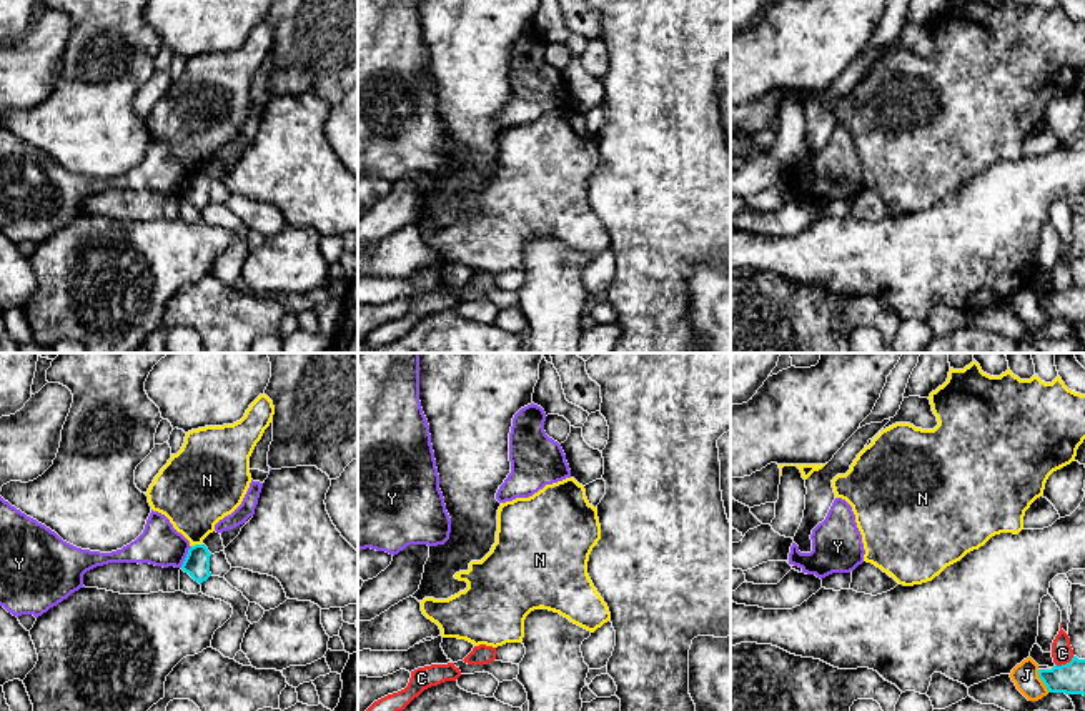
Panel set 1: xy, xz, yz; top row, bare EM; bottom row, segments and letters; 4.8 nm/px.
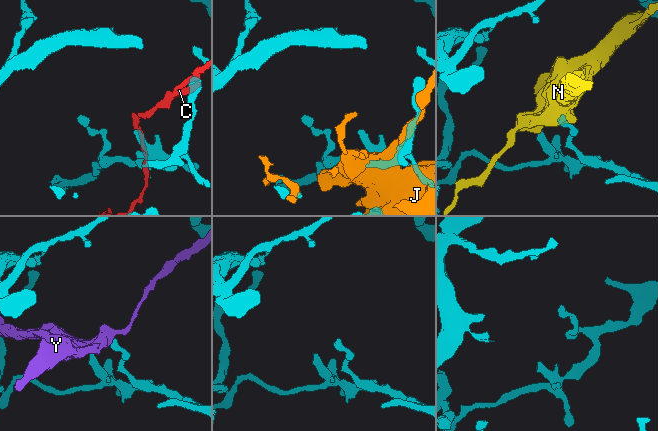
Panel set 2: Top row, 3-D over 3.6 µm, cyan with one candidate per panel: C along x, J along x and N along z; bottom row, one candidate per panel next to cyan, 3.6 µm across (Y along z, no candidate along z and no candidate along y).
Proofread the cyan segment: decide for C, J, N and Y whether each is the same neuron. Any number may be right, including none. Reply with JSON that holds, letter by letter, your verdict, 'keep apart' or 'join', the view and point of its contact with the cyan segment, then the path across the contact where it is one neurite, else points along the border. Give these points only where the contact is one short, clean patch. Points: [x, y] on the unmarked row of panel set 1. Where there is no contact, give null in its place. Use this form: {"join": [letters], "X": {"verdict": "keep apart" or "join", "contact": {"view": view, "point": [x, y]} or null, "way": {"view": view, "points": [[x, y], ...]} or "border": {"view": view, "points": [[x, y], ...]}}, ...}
{"join": [], "C": {"verdict": "keep apart", "contact": {"view": "yz", "point": [1064, 292]}}, "J": {"verdict": "keep apart", "contact": {"view": "yz", "point": [1042, 307]}}, "N": {"verdict": "keep apart", "contact": {"view": "xy", "point": [195, 172]}}, "Y": {"verdict": "keep apart", "contact": {"view": "xy", "point": [187, 183]}}}

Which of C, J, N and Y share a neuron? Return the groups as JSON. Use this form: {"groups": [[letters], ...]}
{"groups": [["C"], ["J"], ["N"], ["Y"]]}

